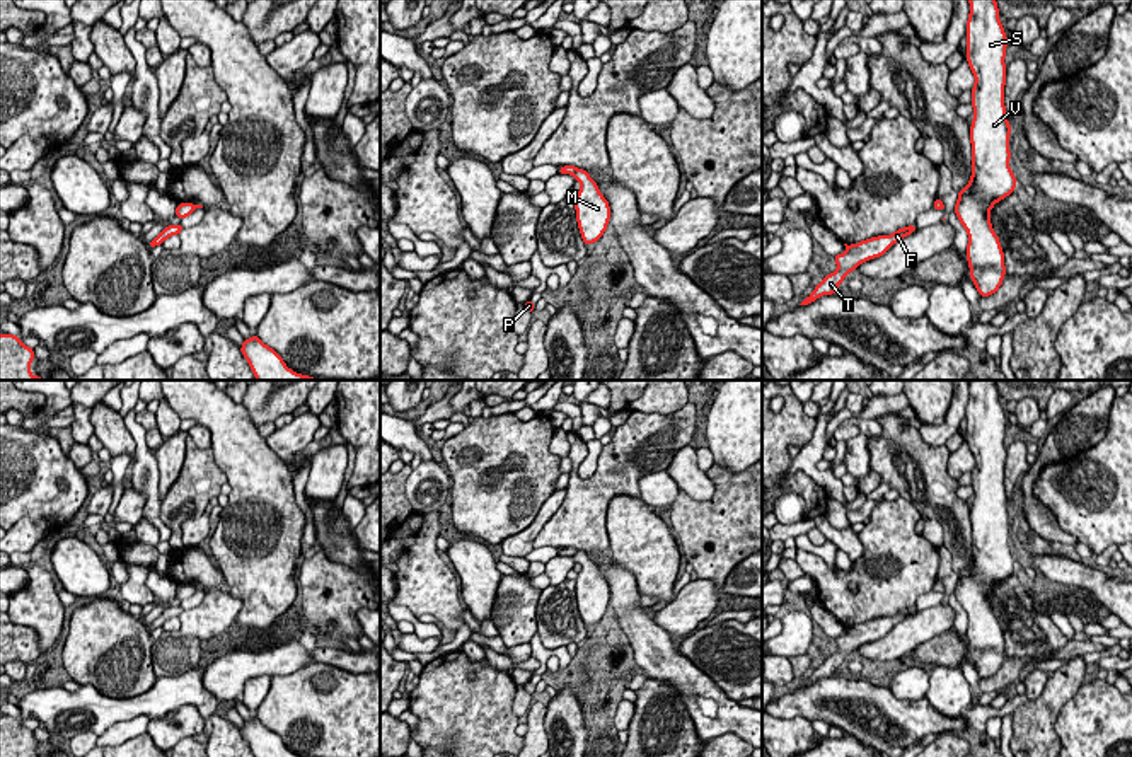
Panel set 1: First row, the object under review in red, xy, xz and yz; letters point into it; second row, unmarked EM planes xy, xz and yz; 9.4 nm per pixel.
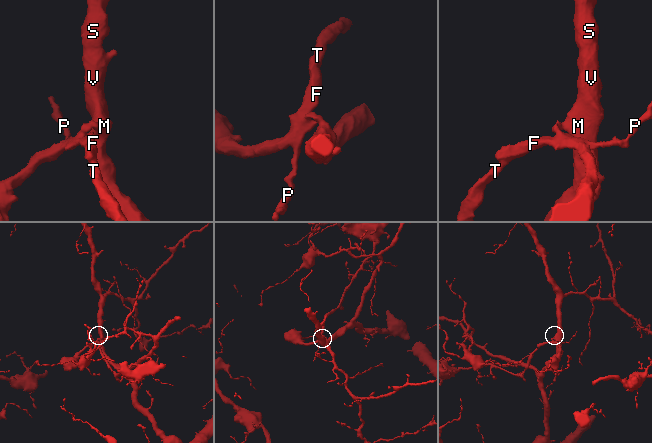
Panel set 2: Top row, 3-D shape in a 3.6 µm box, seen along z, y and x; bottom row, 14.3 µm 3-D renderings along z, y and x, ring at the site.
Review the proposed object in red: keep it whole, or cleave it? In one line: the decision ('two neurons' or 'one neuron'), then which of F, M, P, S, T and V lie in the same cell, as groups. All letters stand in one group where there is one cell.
two neurons | F P T / M S V

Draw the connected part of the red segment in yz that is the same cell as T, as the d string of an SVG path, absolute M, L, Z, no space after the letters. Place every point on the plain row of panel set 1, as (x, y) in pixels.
M909 607L898 610L892 617L871 619L852 627L844 626L847 633L844 636L834 638L834 643L839 650L832 656L825 656L820 667L815 668L811 677L808 680L803 680L800 687L808 687L822 677L835 675L844 660L861 644L883 638L895 624L902 622L909 615L914 615L915 612L915 607Z

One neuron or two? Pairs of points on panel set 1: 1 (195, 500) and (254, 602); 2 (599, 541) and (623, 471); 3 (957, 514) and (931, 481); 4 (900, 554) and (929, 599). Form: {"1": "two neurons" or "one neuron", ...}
{"1": "two neurons", "2": "one neuron", "3": "one neuron", "4": "two neurons"}

